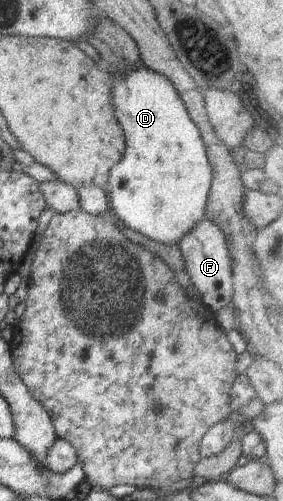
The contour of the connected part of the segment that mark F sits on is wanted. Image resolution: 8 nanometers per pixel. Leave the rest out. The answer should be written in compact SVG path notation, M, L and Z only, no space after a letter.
M203 218L188 233L181 236L176 244L186 262L186 273L198 290L201 300L215 313L231 304L234 295L233 259L221 229L209 219Z

